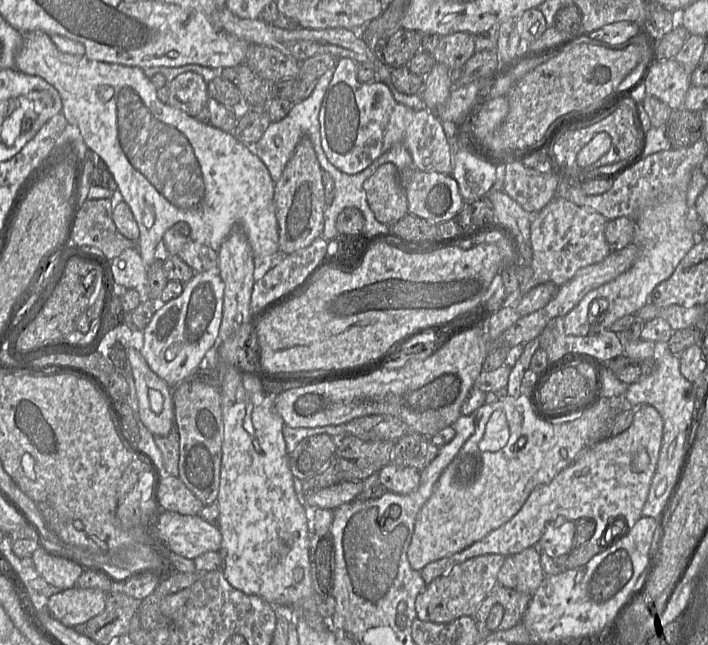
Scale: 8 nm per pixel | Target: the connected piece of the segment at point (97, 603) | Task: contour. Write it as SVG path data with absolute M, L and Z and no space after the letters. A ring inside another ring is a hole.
M73 587L48 599L50 615L68 628L80 628L101 614L106 606L107 593L99 589Z

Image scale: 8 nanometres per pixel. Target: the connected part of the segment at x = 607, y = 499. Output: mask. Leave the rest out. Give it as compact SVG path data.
M646 404L634 410L634 418L624 432L583 448L551 482L536 487L509 521L465 549L424 566L420 574L425 583L431 583L467 559L485 554L509 556L533 547L557 519L592 519L595 522L592 537L566 555L566 569L585 565L610 545L612 539L602 538L608 528L612 528L610 533L626 533L631 529L642 517L657 461L661 458L663 437L663 420L653 406Z

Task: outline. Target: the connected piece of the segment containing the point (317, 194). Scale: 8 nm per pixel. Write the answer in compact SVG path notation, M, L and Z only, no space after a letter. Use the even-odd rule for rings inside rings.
M308 136L301 137L282 176L275 182L273 201L278 224L278 246L282 254L290 255L303 249L322 235L326 208L323 169Z

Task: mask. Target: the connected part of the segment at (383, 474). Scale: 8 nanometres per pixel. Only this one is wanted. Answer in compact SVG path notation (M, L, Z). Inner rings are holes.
M388 464L377 473L379 482L388 490L407 495L420 485L420 471L416 468Z

